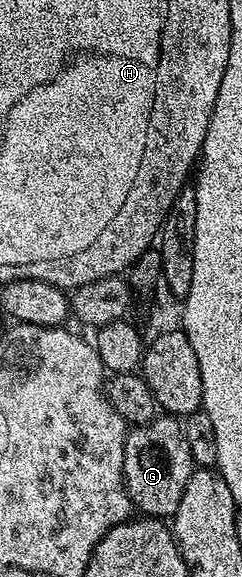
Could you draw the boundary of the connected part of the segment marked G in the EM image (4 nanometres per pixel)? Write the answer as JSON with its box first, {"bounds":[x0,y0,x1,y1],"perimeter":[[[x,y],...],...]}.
{"bounds":[124,416,195,520],"perimeter":[[[155,416],[148,424],[135,426],[126,435],[124,484],[133,509],[143,515],[159,520],[173,519],[195,468],[182,422],[177,417]]]}

